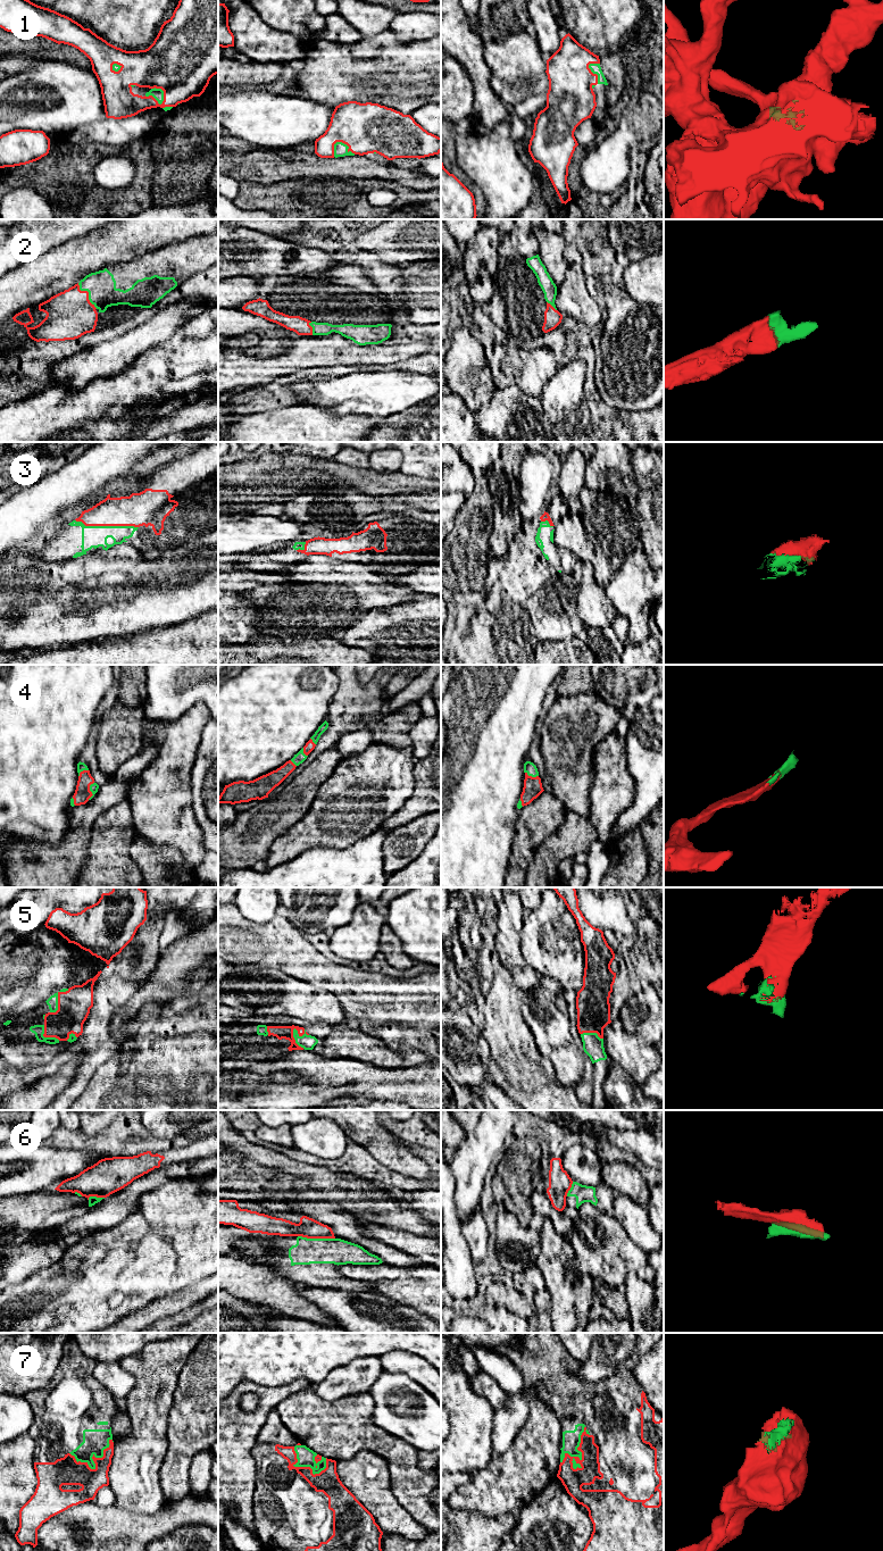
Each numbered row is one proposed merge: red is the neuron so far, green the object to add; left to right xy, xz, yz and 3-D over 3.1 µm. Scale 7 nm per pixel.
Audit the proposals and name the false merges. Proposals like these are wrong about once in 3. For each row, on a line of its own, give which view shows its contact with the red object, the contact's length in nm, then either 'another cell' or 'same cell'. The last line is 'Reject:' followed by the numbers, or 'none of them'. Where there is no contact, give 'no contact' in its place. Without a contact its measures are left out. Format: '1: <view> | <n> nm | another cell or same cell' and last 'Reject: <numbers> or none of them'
1: xy | 150 nm | same cell
2: xy | 240 nm | same cell
3: xy | 460 nm | same cell
4: xy | 130 nm | same cell
5: xz | 170 nm | same cell
6: xz | 260 nm | another cell
7: yz | 320 nm | same cell
Reject: 6

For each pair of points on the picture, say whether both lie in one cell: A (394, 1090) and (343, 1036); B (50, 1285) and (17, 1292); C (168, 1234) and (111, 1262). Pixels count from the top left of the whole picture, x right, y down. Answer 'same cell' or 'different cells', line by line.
A: different cells
B: same cell
C: same cell

